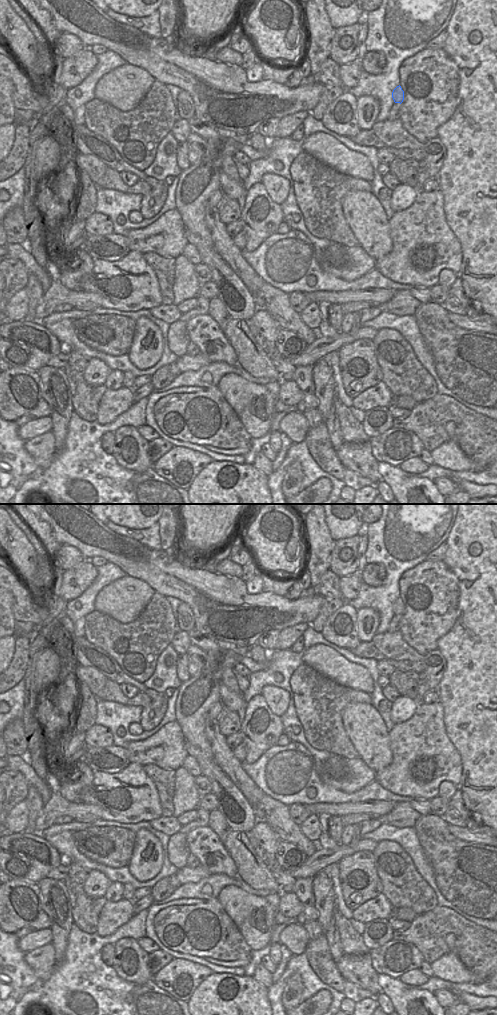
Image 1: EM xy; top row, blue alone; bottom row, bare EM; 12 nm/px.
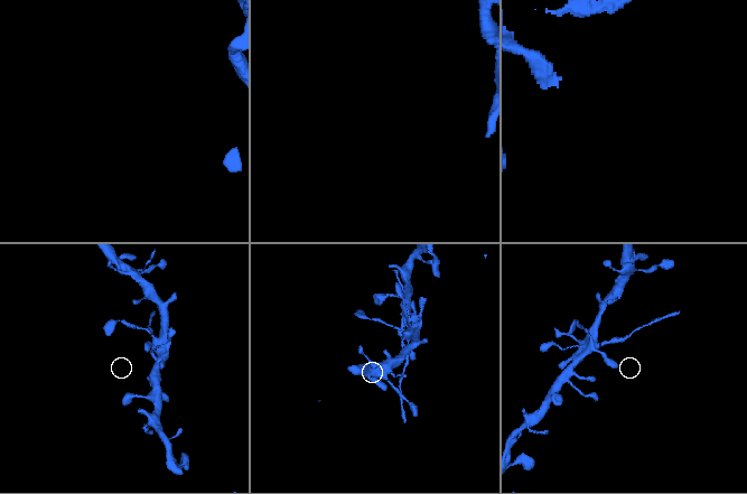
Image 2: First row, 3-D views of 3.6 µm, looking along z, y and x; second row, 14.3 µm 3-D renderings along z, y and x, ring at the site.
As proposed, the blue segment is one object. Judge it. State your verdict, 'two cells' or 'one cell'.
two cells

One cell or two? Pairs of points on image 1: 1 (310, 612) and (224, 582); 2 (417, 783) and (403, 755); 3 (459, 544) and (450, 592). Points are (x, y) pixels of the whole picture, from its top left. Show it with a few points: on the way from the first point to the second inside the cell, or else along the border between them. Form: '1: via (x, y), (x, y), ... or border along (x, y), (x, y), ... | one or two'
1: via (289, 610), (245, 602) | one
2: via (411, 776), (410, 762) | one
3: border along (442, 561), (457, 579), (459, 596) | two

